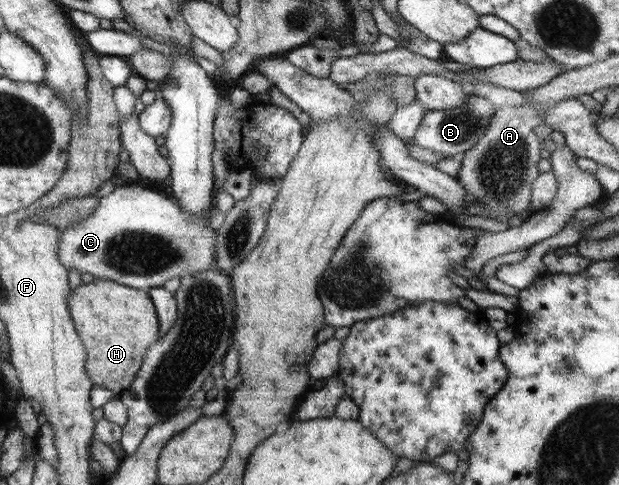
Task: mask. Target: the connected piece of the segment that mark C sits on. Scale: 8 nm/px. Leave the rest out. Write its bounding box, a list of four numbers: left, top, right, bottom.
[58,183,217,291]

